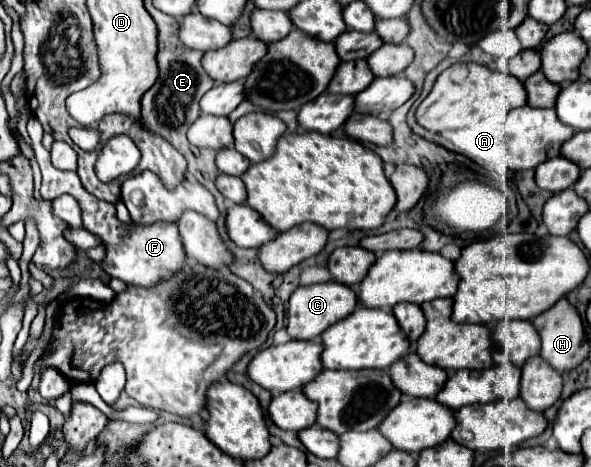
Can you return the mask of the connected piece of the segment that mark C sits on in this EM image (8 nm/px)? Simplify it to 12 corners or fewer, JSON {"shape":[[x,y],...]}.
{"shape":[[338,281],[298,287],[288,301],[292,339],[318,339],[358,305]]}

